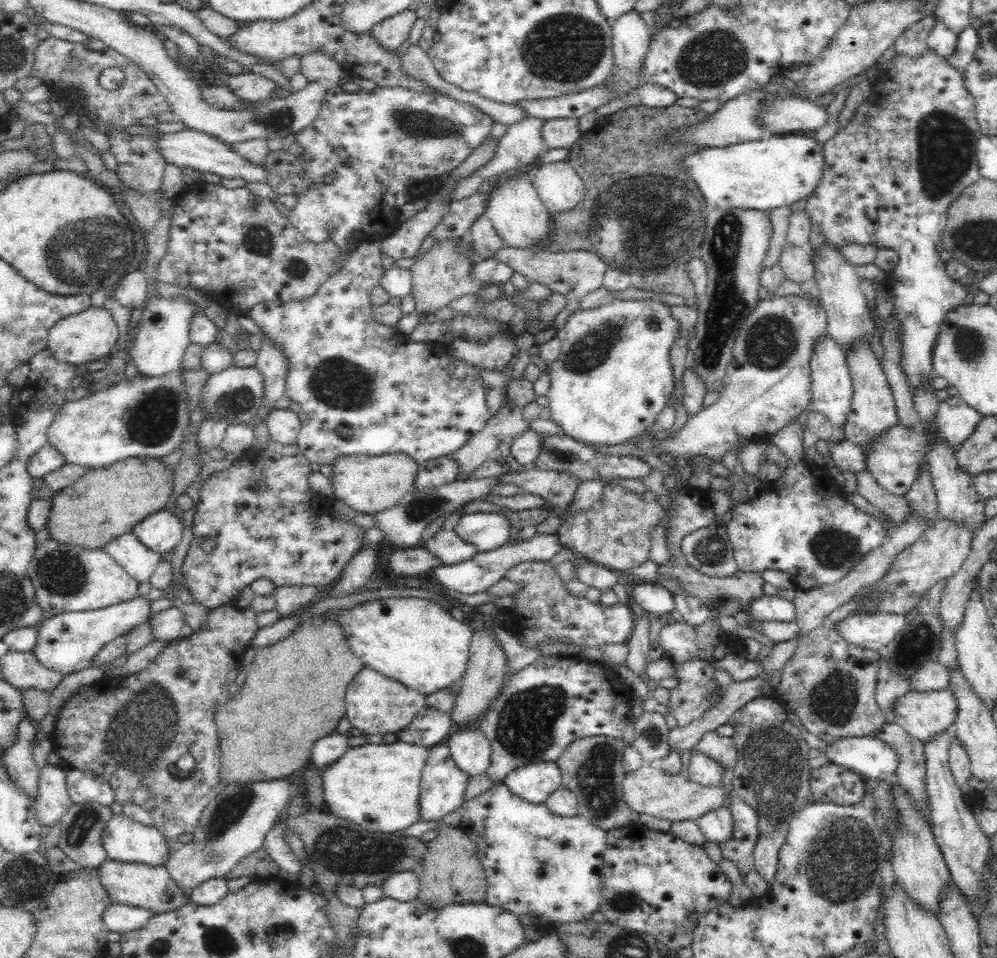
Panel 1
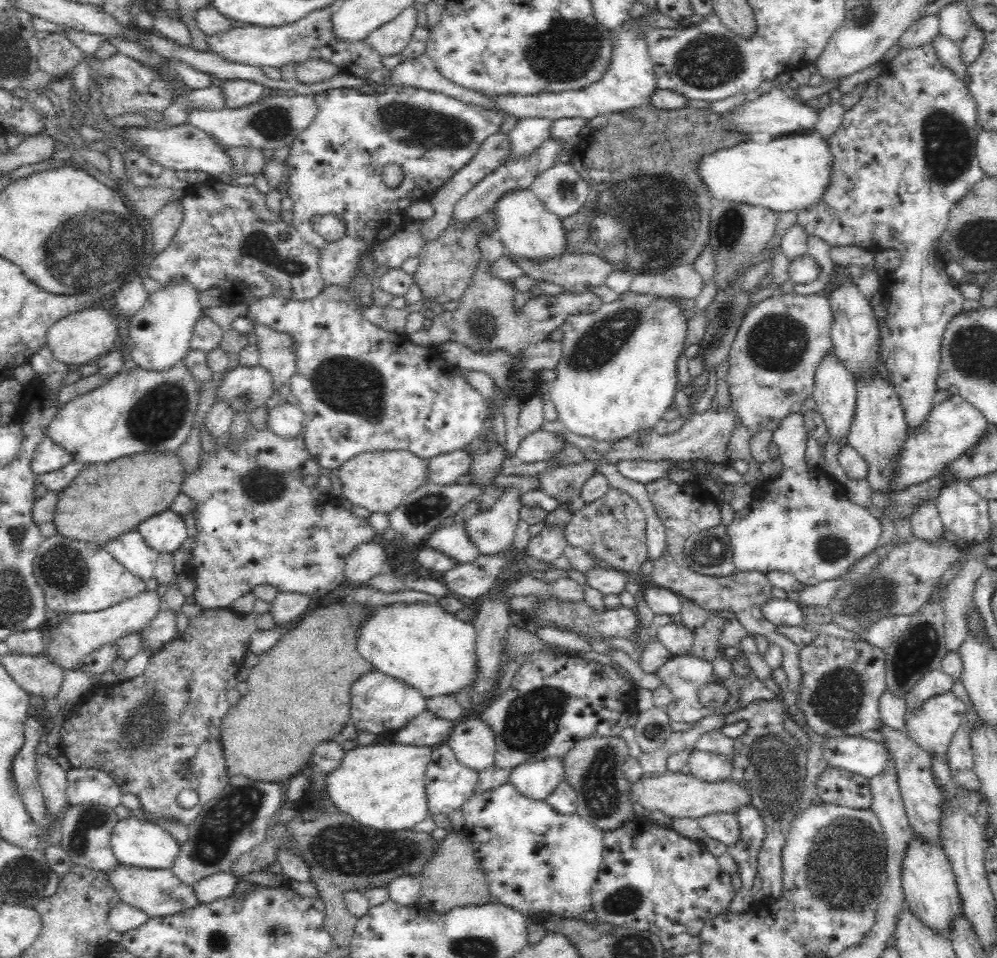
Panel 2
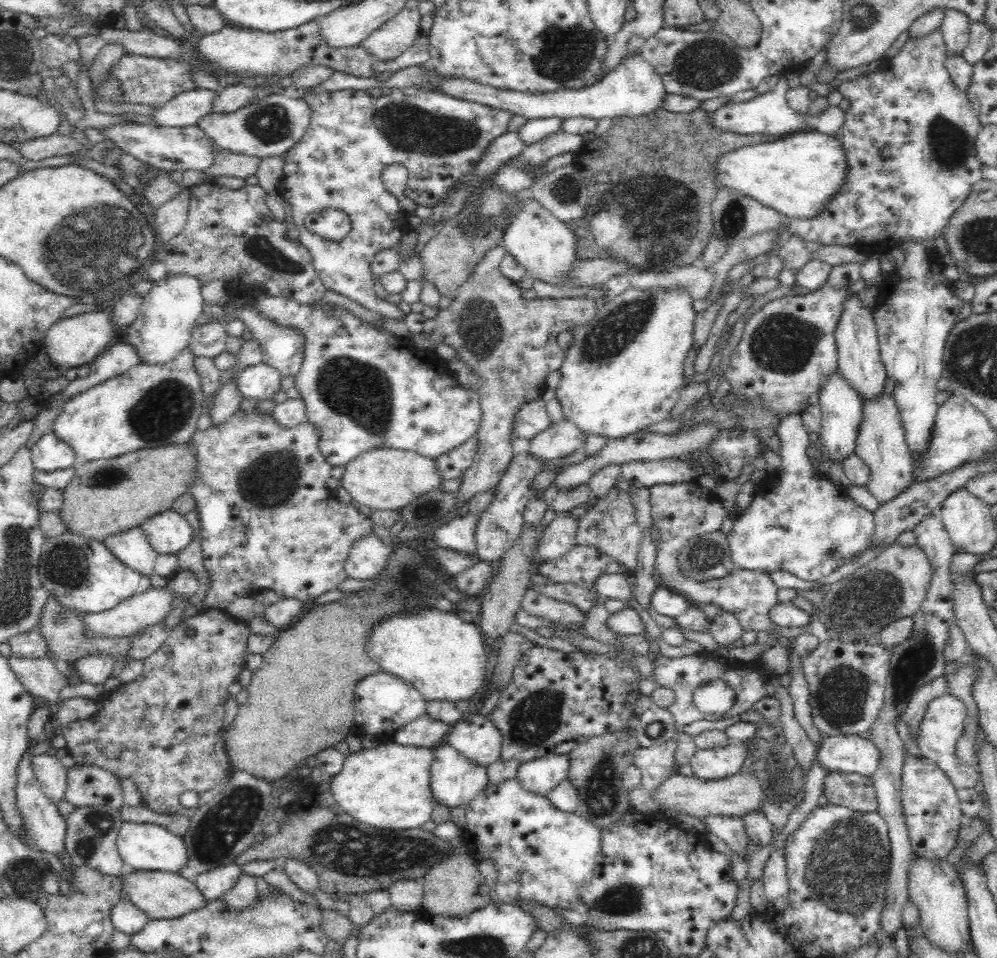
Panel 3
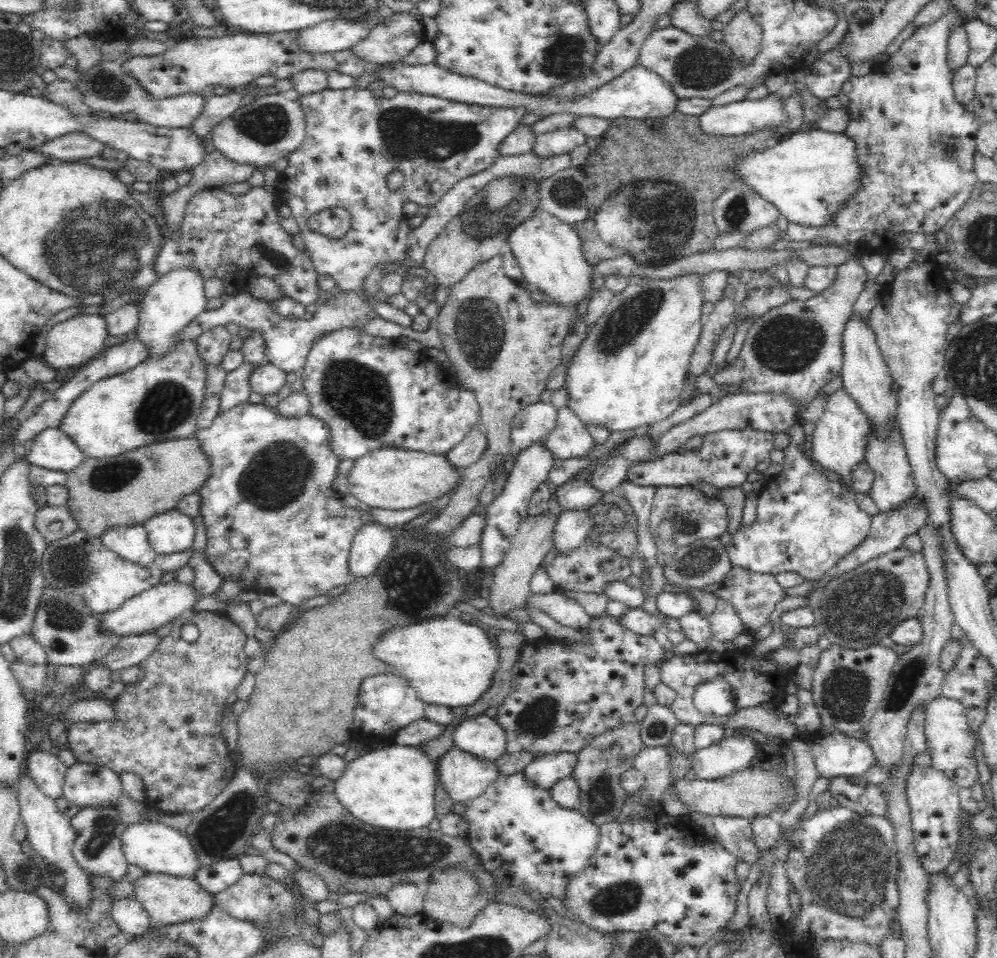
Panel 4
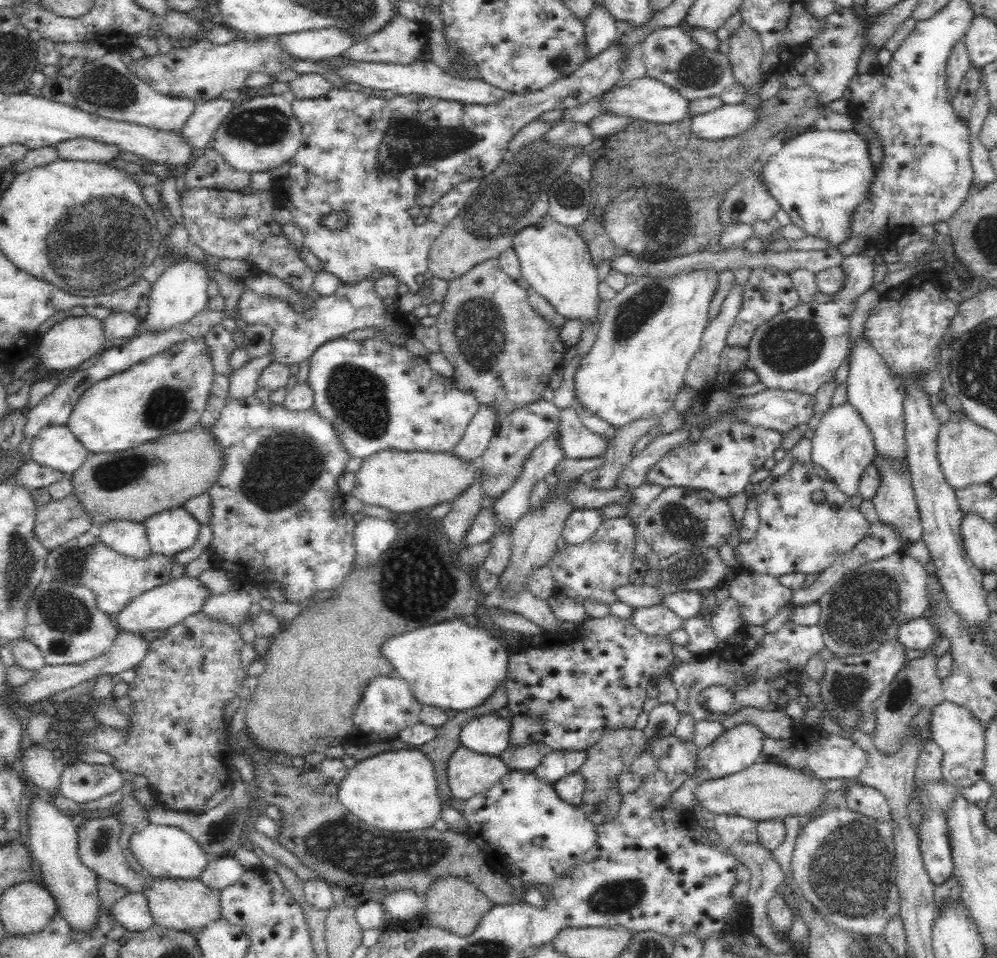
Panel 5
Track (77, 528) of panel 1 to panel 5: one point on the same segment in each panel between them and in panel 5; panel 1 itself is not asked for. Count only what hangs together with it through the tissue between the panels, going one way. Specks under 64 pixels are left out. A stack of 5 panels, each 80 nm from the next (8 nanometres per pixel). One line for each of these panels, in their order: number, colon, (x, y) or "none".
2: (105, 500)
3: (105, 497)
4: (127, 489)
5: (134, 484)

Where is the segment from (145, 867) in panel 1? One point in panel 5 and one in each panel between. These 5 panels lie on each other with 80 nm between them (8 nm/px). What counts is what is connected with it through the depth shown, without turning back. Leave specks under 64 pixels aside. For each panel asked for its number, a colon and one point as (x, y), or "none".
2: (158, 892)
3: (160, 894)
4: (167, 899)
5: (181, 903)

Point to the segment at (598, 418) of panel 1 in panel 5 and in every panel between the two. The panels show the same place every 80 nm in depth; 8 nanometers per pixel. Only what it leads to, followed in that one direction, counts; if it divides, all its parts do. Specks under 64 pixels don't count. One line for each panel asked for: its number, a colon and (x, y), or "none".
2: (617, 375)
3: (622, 372)
4: (629, 370)
5: (635, 368)

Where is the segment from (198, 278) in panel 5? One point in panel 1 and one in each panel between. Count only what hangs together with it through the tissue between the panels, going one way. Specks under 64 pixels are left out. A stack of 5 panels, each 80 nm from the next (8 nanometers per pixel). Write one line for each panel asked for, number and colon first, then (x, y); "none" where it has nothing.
1: (158, 348)
2: (159, 337)
3: (169, 312)
4: (173, 301)

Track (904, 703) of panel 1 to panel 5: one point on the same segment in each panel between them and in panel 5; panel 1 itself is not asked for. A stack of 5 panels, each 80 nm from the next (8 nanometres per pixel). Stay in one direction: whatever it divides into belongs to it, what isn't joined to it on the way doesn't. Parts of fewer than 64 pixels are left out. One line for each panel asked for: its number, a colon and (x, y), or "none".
2: (932, 726)
3: (944, 720)
4: (949, 742)
5: (960, 737)

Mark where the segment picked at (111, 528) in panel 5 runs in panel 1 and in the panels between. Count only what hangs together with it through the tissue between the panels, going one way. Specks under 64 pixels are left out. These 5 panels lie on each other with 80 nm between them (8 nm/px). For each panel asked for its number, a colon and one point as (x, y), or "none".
1: (138, 561)
2: (129, 549)
3: (131, 547)
4: (131, 543)

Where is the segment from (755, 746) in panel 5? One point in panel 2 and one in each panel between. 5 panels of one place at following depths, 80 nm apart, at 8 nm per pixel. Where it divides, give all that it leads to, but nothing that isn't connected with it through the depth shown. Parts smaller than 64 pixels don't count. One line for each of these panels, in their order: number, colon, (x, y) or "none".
2: (710, 768)
3: (717, 763)
4: (733, 754)

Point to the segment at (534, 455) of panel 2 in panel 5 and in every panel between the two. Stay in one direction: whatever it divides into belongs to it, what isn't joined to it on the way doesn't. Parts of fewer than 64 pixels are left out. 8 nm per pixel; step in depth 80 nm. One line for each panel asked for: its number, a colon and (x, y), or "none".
3: (558, 440)
4: (569, 438)
5: (576, 441)

